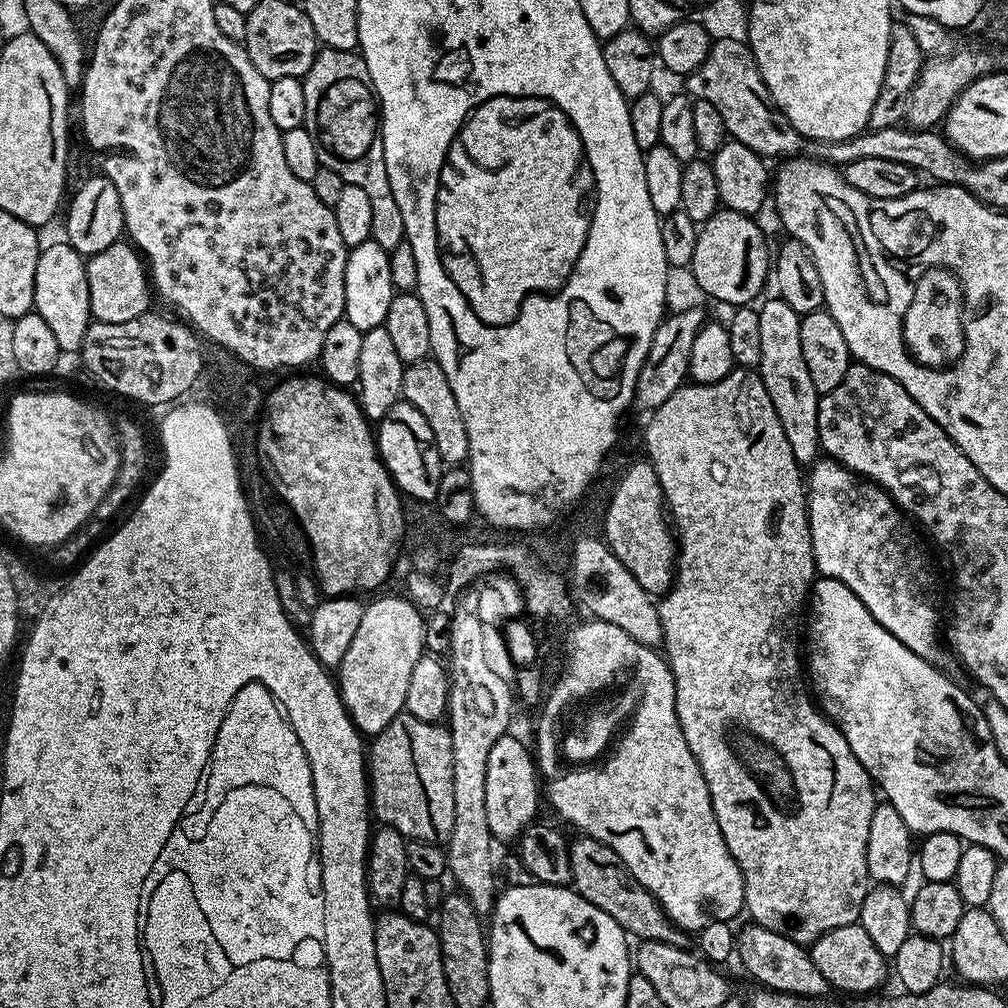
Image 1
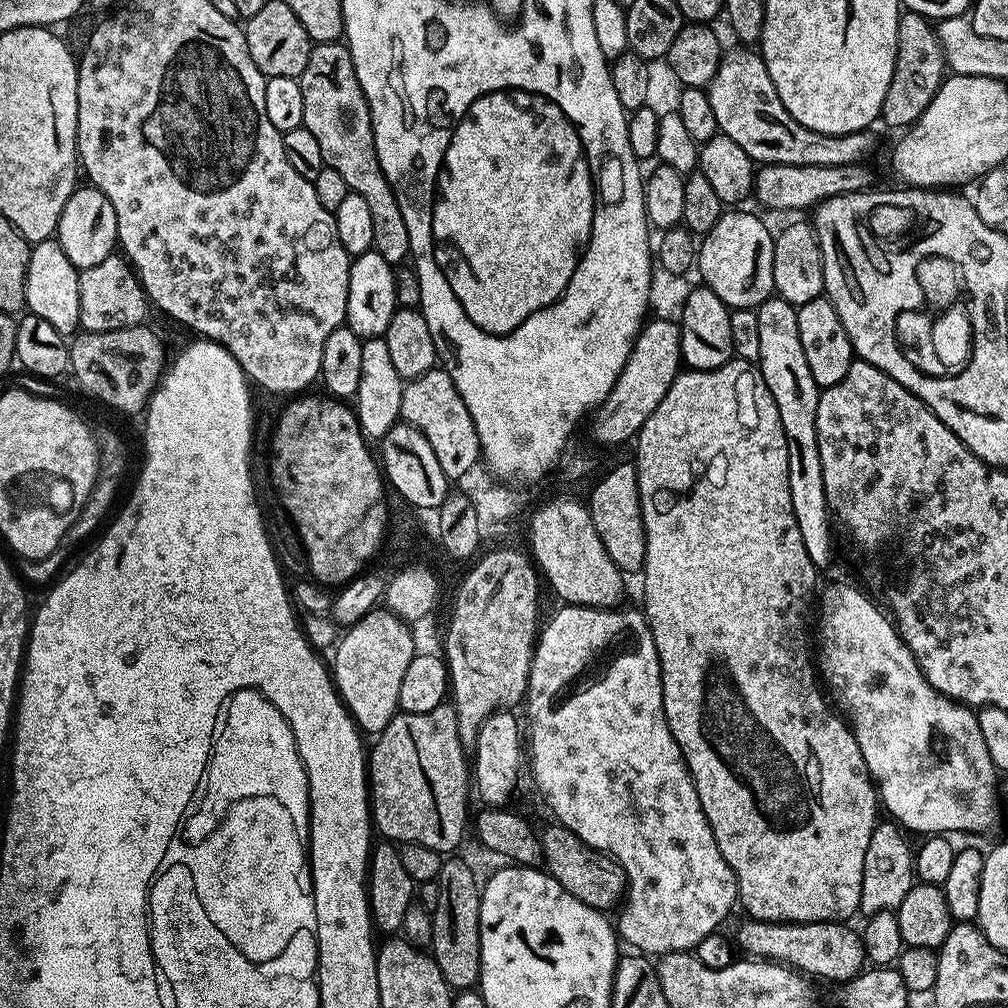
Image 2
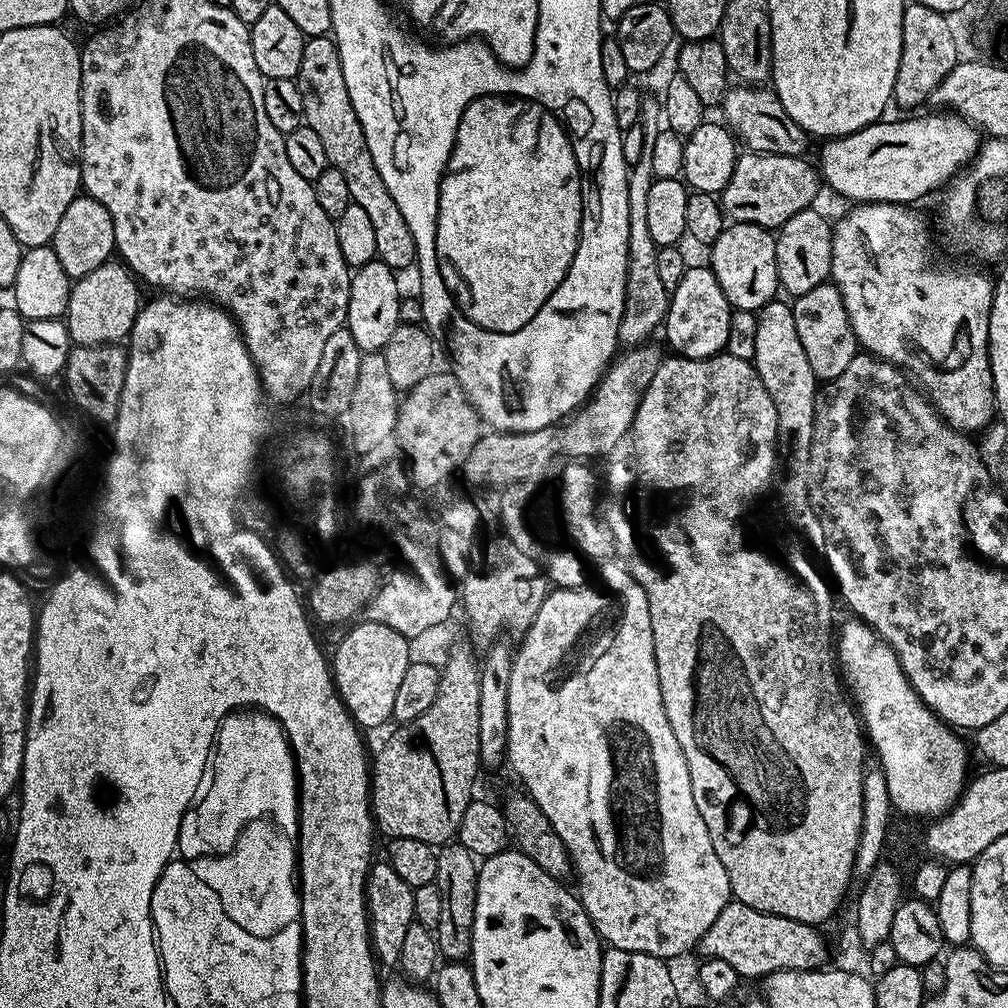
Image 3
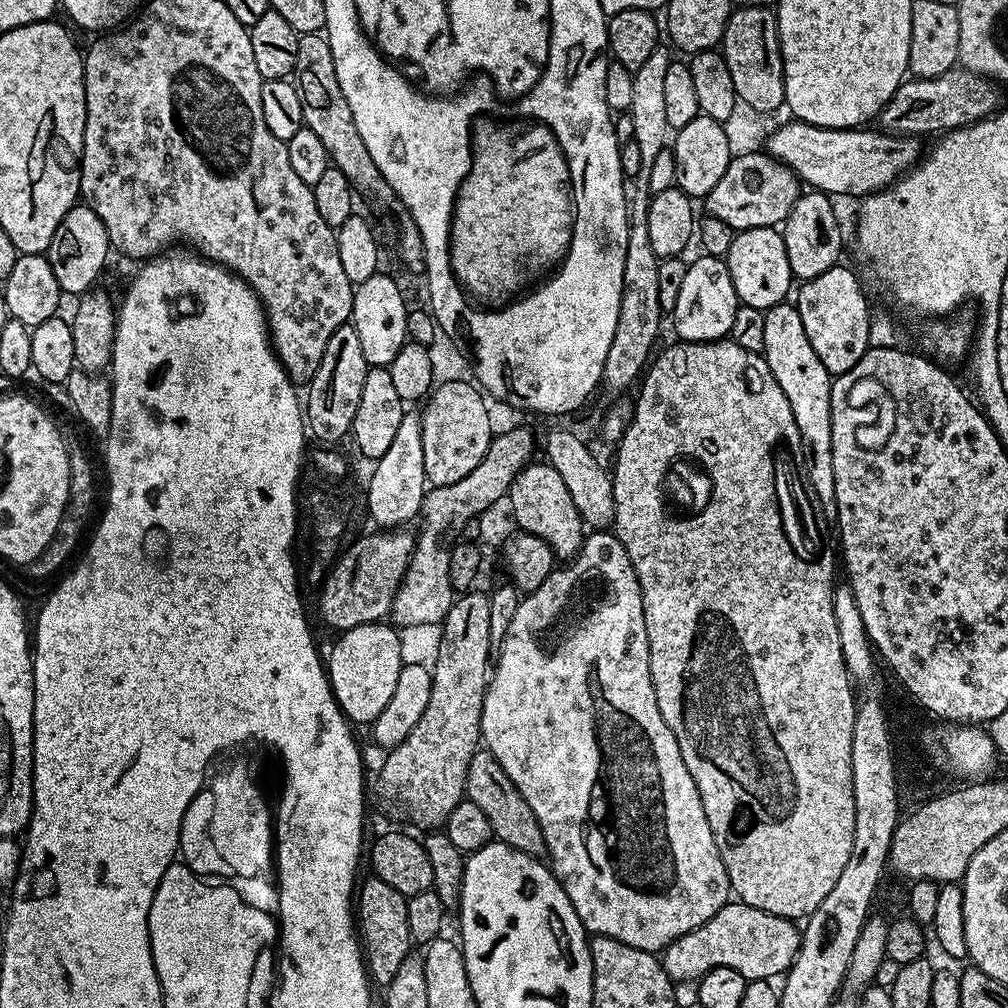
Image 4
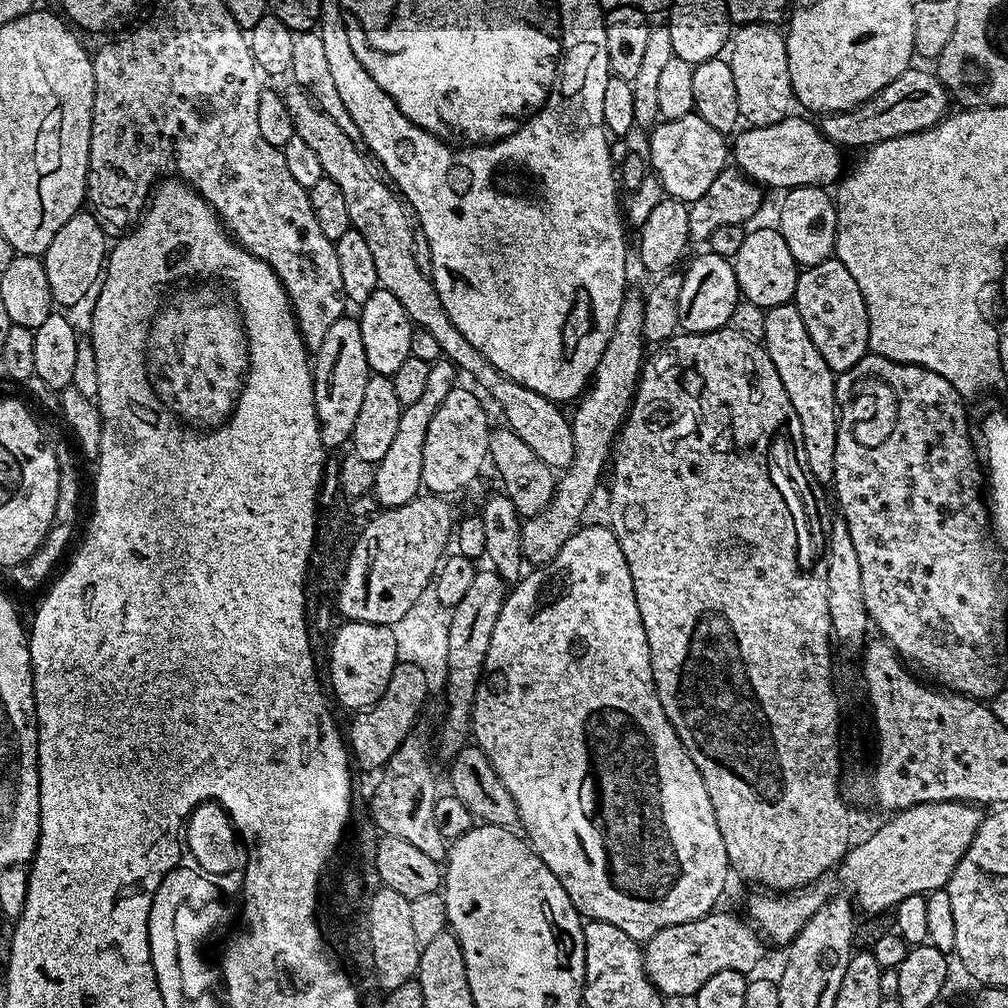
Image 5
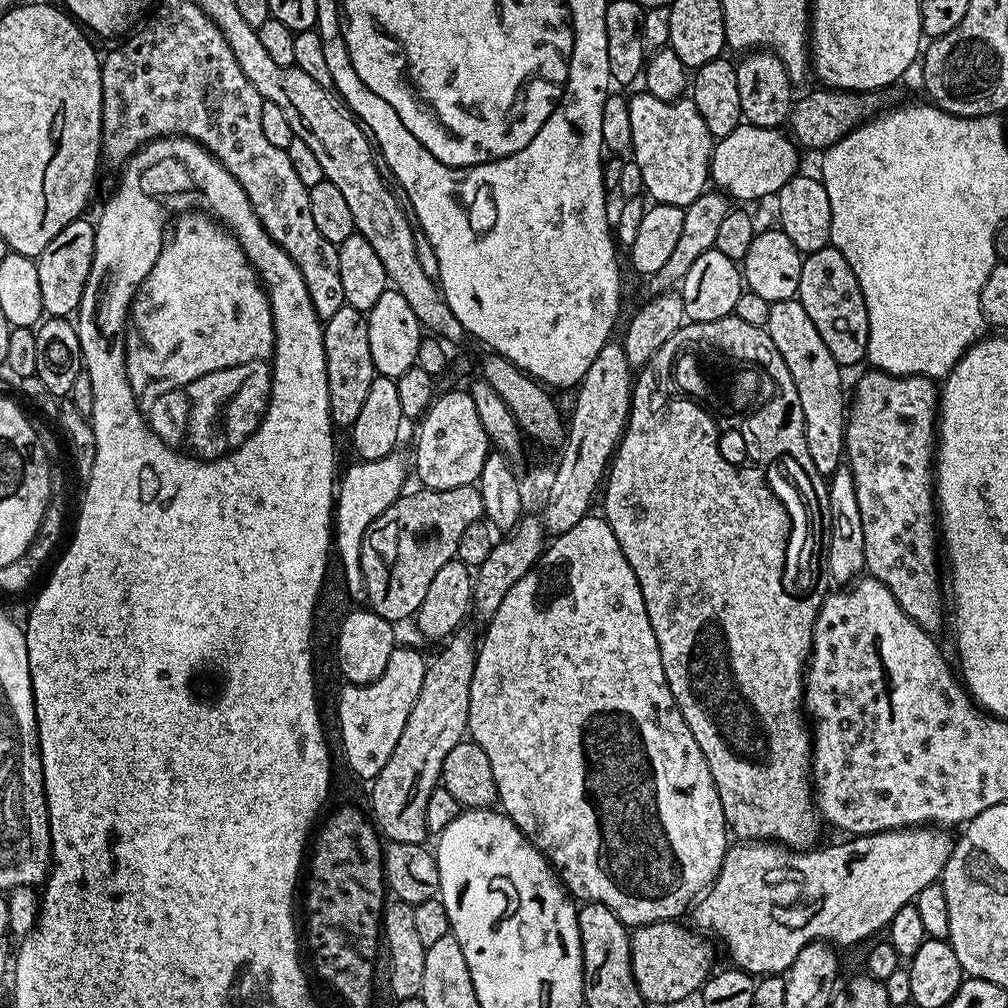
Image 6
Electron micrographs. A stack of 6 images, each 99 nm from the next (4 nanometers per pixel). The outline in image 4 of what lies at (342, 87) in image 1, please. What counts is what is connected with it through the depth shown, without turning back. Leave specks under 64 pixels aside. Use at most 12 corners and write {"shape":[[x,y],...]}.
{"shape":[[300,36],[294,83],[318,134],[353,193],[392,216],[396,256],[423,273],[426,250],[407,206],[366,150],[334,54]]}

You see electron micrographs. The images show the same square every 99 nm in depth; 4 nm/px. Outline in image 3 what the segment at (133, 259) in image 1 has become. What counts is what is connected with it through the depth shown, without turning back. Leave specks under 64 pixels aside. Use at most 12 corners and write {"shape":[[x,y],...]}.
{"shape":[[120,262],[79,277],[68,295],[69,341],[127,341],[142,307]]}

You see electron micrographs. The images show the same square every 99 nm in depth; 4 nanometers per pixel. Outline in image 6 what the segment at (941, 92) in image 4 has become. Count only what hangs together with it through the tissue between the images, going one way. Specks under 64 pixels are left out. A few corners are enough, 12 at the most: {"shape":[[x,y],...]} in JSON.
{"shape":[[823,86],[787,118],[801,149],[834,146],[879,113],[880,92]]}

